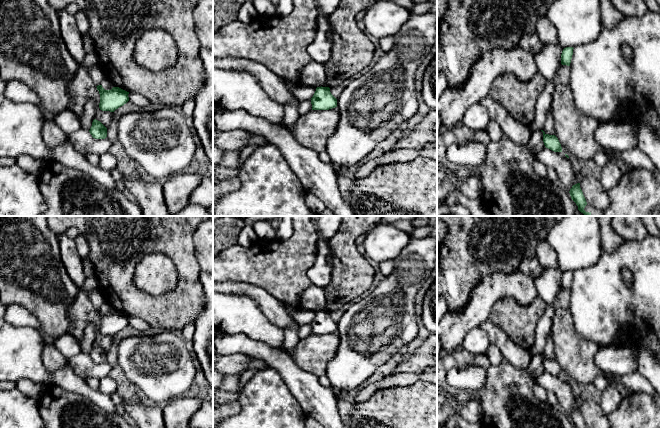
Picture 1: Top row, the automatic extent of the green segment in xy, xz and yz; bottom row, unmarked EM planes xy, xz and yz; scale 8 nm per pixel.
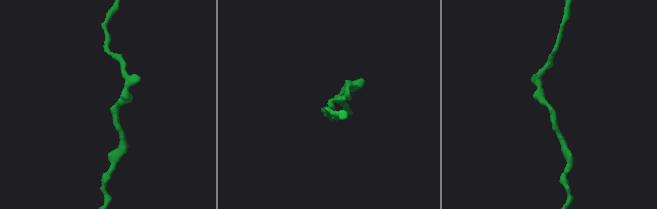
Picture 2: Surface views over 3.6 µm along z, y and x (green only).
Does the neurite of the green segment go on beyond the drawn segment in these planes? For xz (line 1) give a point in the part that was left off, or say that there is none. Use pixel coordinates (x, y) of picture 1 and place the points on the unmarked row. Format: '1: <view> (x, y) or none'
1: none

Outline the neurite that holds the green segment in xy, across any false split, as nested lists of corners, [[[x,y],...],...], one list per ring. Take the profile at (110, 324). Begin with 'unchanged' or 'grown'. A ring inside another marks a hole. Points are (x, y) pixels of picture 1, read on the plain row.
unchanged; [[[102,309],[96,311],[100,318],[99,332],[102,335],[114,336],[129,325],[129,316],[119,311],[113,311],[111,314],[105,314]]]

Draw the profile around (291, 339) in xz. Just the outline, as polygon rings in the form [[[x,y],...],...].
[[[294,320],[293,326],[284,329],[284,341],[283,341],[282,348],[288,354],[291,354],[291,352],[299,342],[298,328],[299,328],[299,324]]]

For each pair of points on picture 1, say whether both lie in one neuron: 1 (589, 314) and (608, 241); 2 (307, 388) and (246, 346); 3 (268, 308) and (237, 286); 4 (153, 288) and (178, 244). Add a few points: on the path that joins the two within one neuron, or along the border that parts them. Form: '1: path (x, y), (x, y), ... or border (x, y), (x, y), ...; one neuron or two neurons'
1: border (624, 239), (611, 252), (602, 251); two neurons
2: path (292, 374), (276, 358), (261, 351); one neuron
3: path (262, 300), (253, 291), (245, 289); one neuron
4: border (146, 254), (165, 254), (175, 266), (177, 280); two neurons

